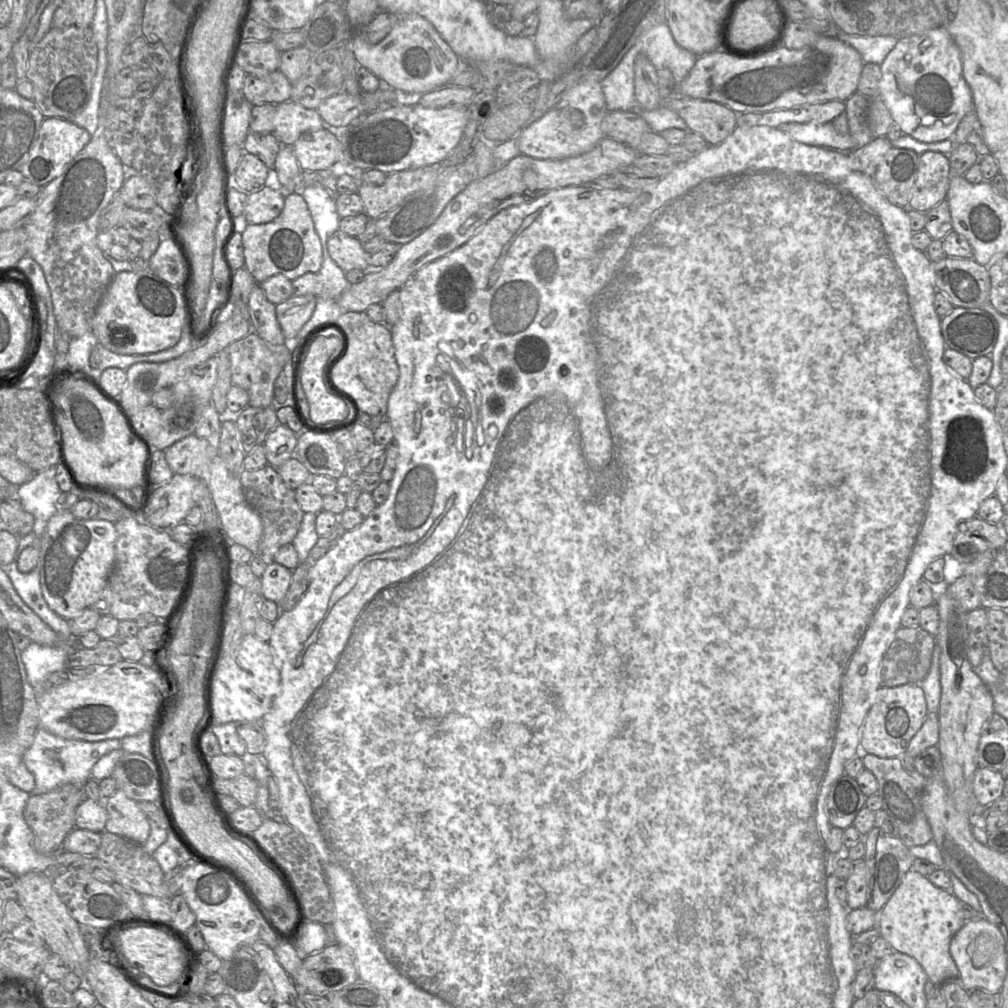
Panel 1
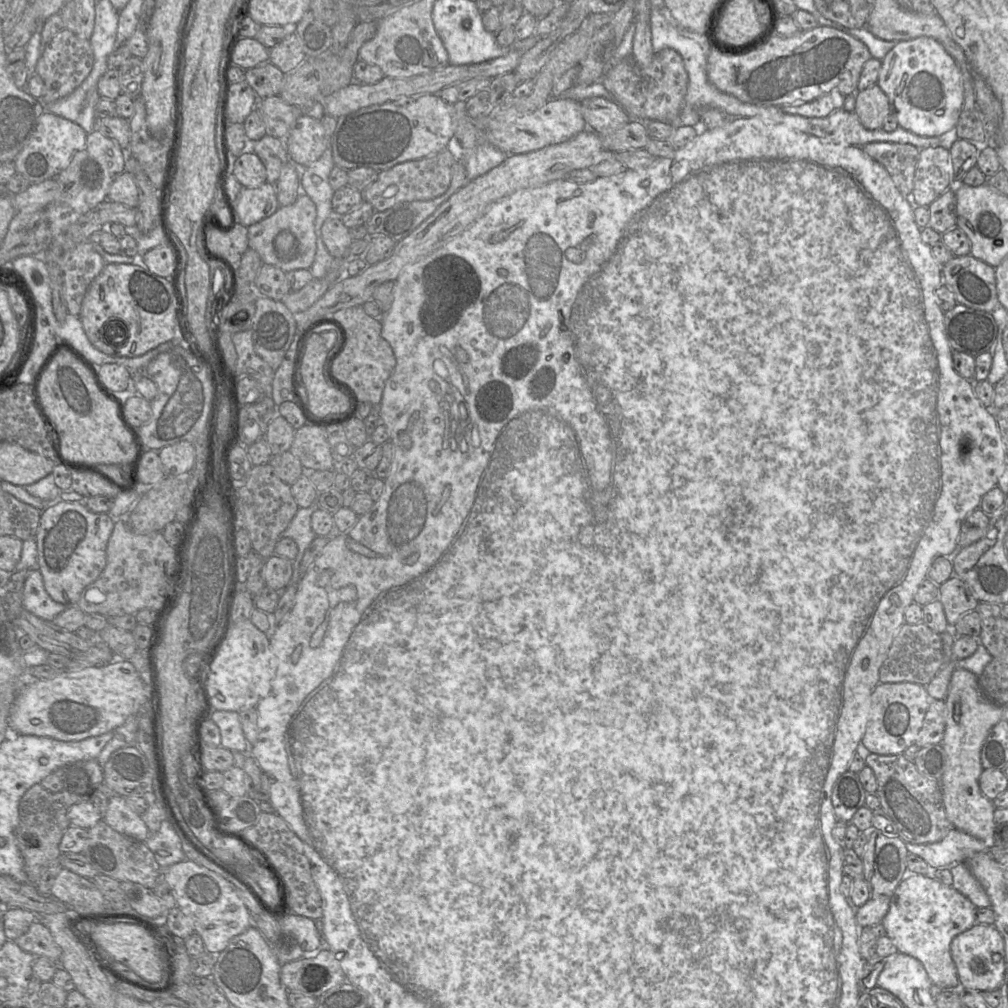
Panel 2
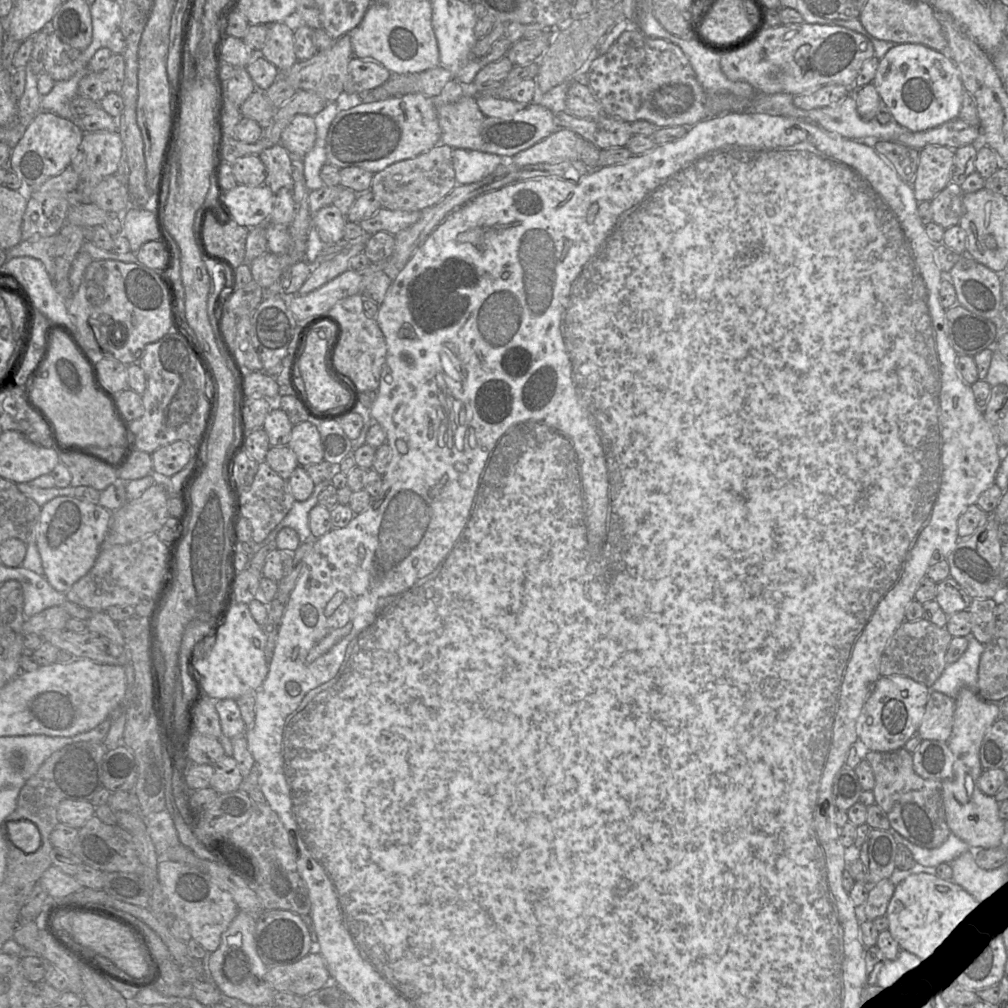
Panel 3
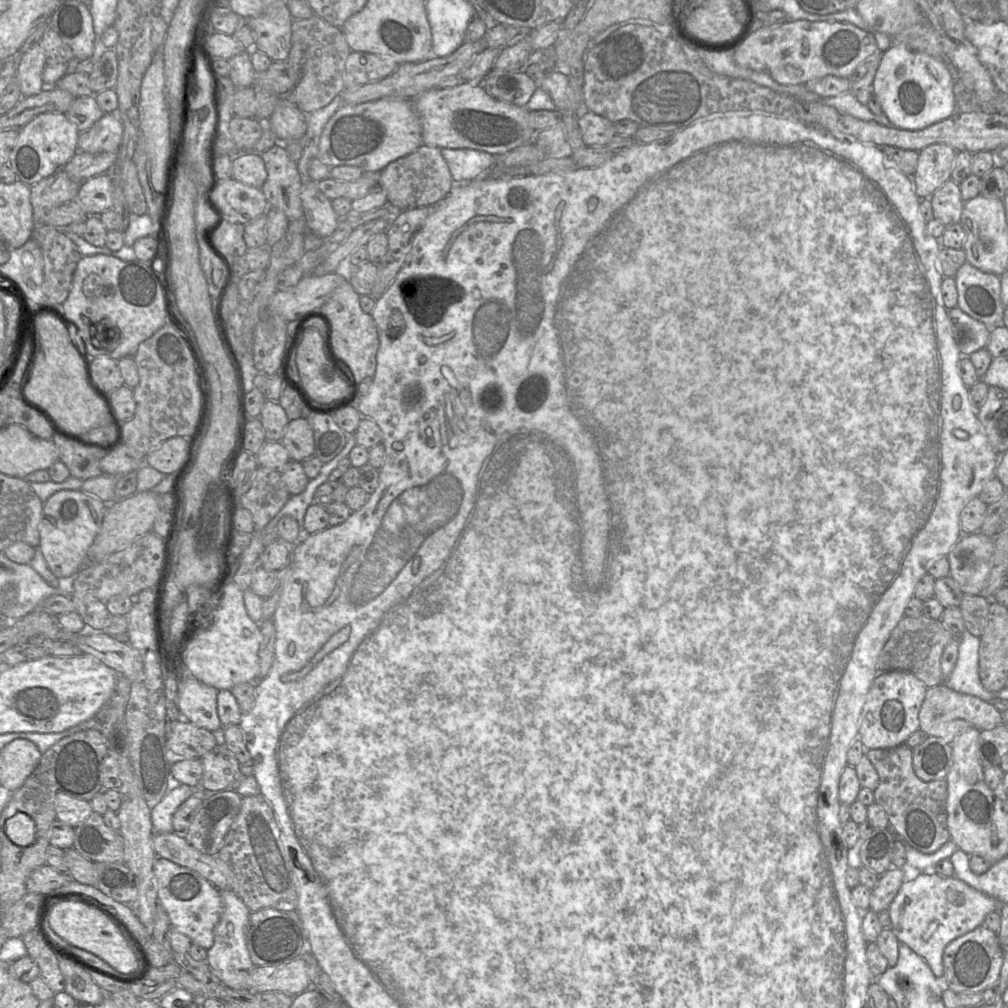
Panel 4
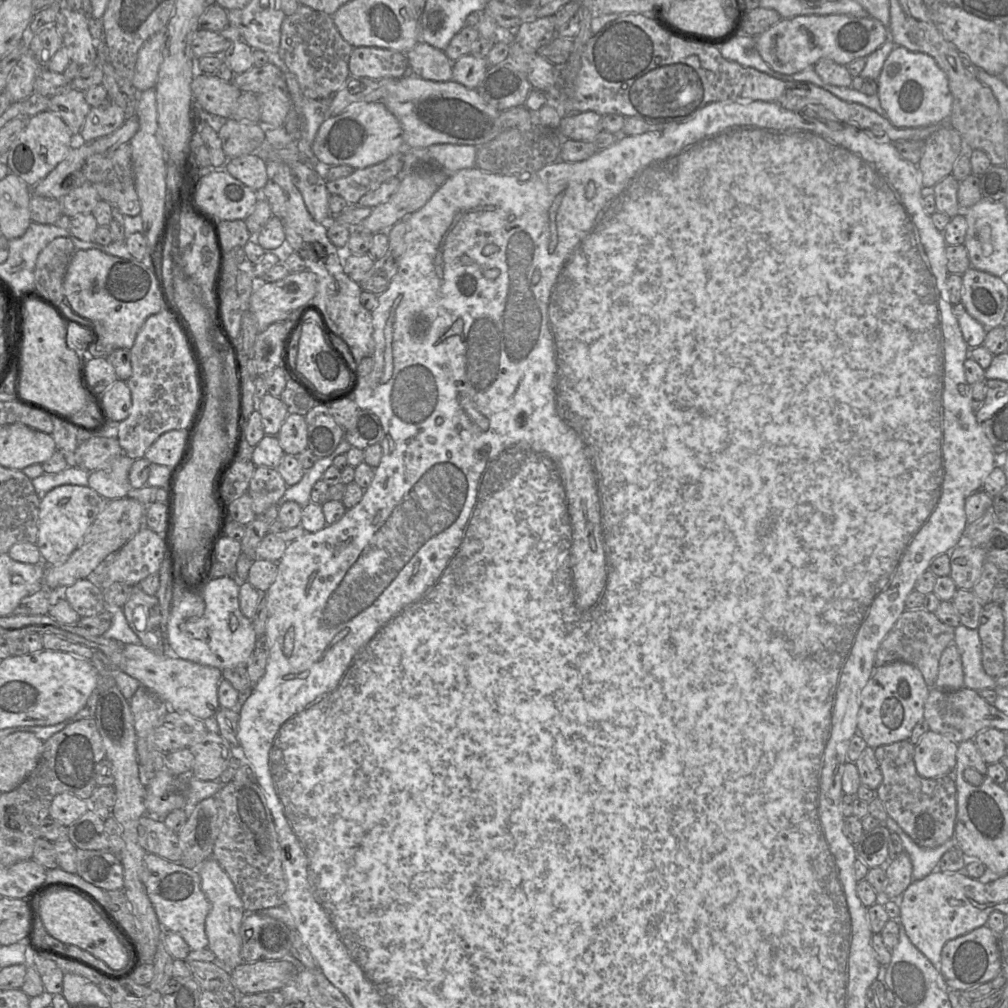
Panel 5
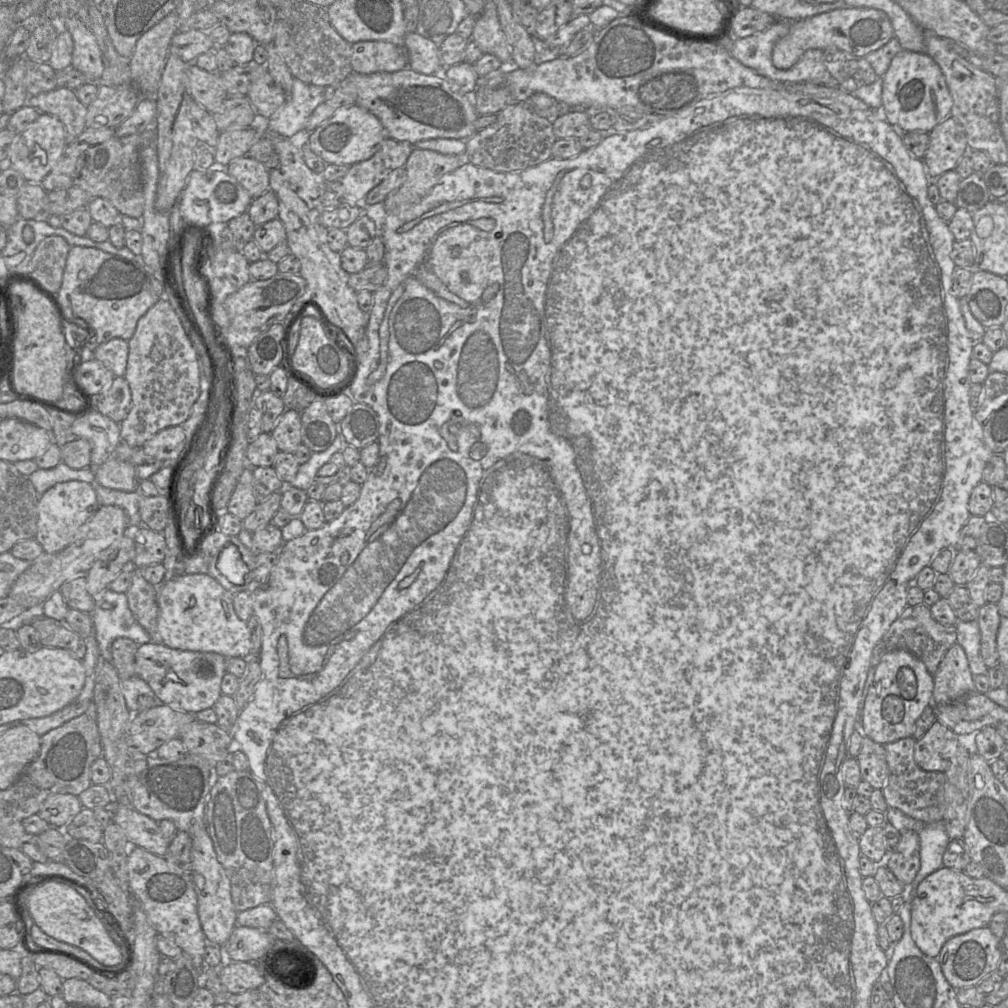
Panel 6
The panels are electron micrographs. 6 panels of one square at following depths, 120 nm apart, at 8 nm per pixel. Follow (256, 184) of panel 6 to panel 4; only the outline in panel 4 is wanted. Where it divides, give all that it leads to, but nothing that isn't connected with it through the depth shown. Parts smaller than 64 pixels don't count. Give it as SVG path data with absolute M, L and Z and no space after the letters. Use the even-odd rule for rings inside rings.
M243 152L232 159L232 178L255 188L261 188L267 178L261 154Z

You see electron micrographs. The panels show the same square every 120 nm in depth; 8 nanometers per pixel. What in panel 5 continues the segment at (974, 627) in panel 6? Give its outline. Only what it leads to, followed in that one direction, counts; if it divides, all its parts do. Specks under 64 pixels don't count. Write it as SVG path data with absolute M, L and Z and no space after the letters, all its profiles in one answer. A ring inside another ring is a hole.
M960 624L954 629L953 643L961 656L964 687L975 691L996 689L995 679L986 674L982 666L982 649L978 630Z

